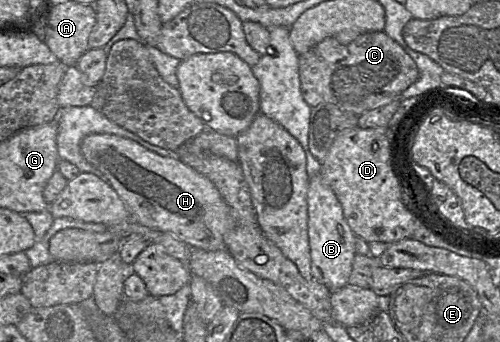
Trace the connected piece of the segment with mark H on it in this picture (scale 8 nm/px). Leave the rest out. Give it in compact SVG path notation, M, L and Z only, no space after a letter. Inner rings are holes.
M90 134L82 140L80 149L86 161L117 192L131 220L148 228L170 233L191 248L226 250L223 236L234 226L229 206L208 178L184 164L178 157L160 156L131 139L114 134Z

